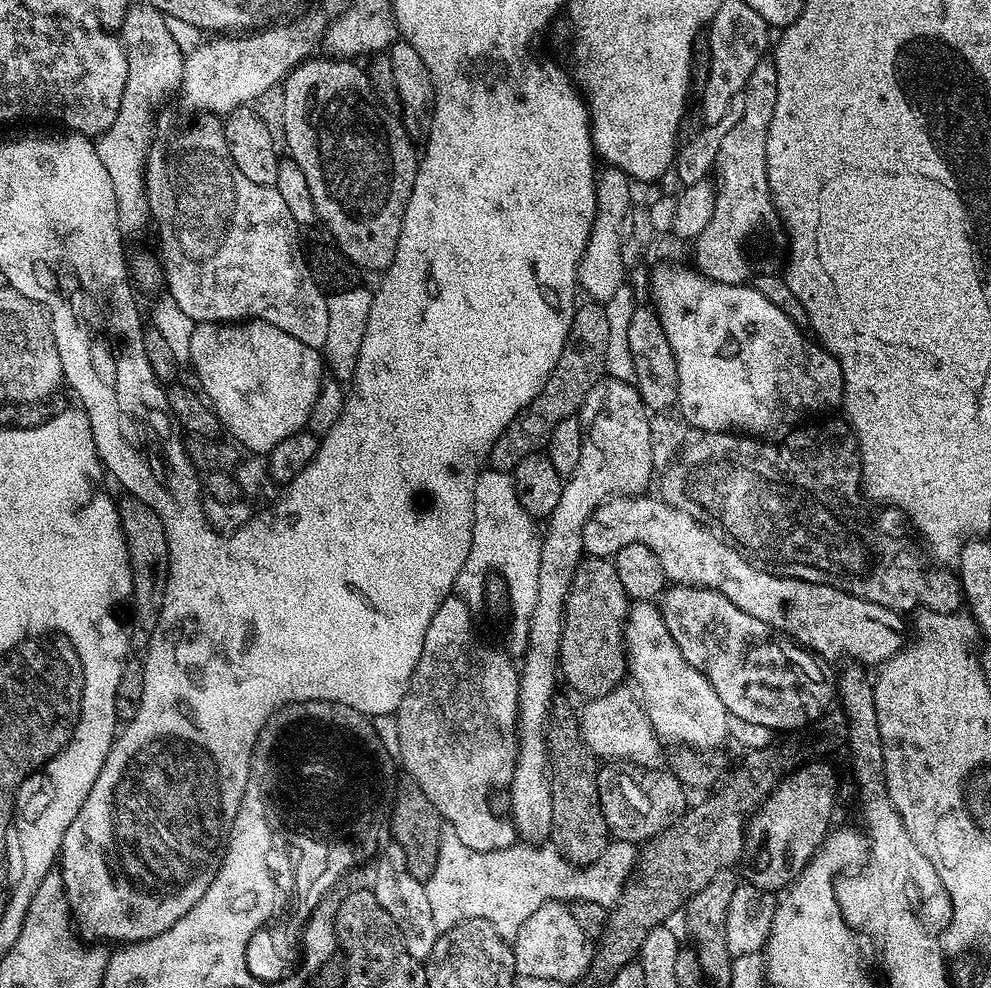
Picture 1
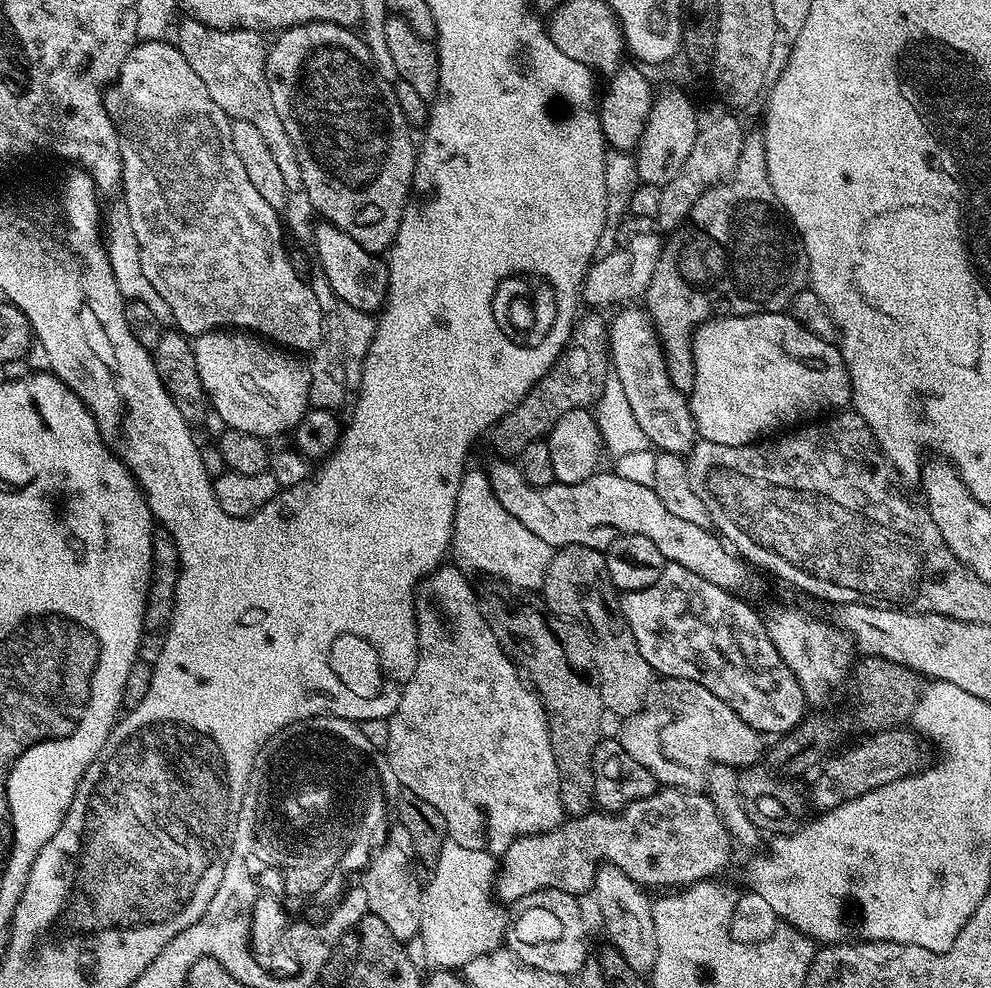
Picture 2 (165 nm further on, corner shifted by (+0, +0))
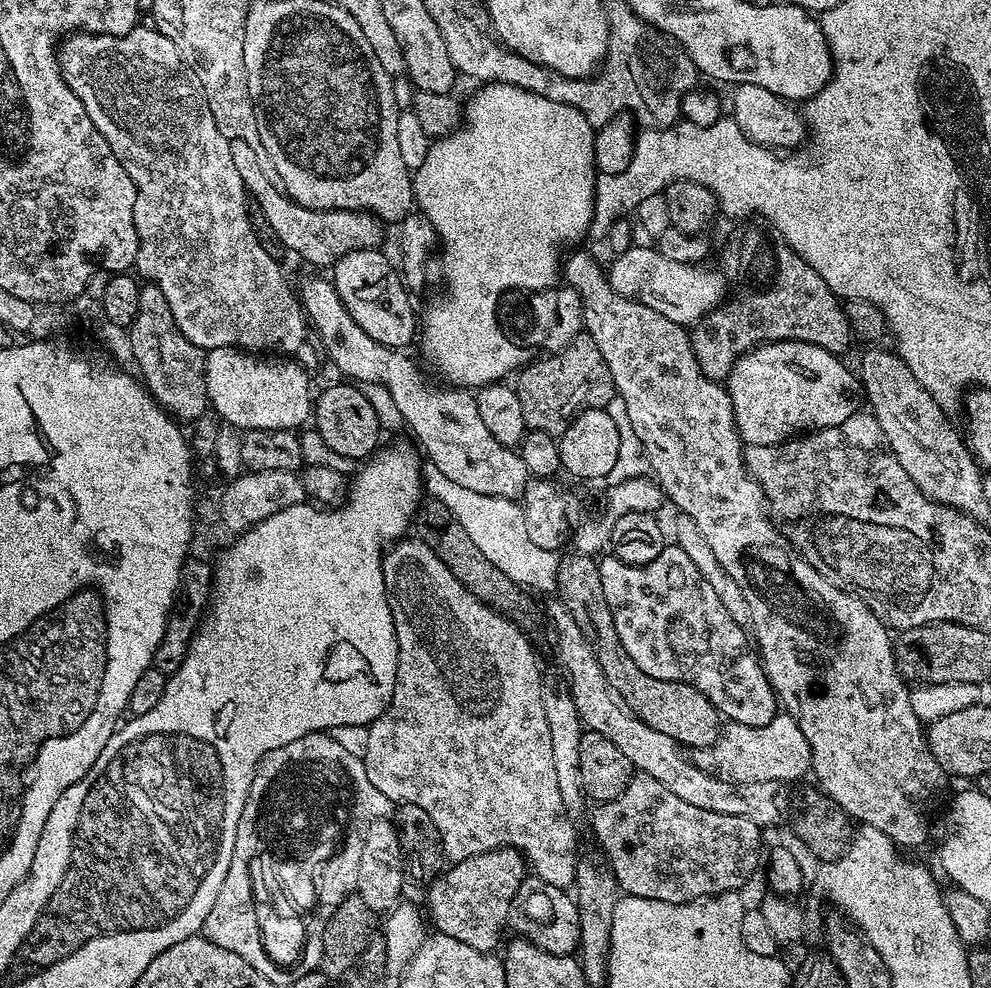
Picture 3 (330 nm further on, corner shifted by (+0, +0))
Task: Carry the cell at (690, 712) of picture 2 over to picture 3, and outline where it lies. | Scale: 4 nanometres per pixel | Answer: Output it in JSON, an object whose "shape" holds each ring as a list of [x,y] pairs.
{"shape":[[[778,714],[766,726],[723,725],[716,743],[710,749],[711,767],[726,780],[734,782],[793,782],[809,775],[812,767],[810,742],[798,730],[798,722],[787,714]]]}

